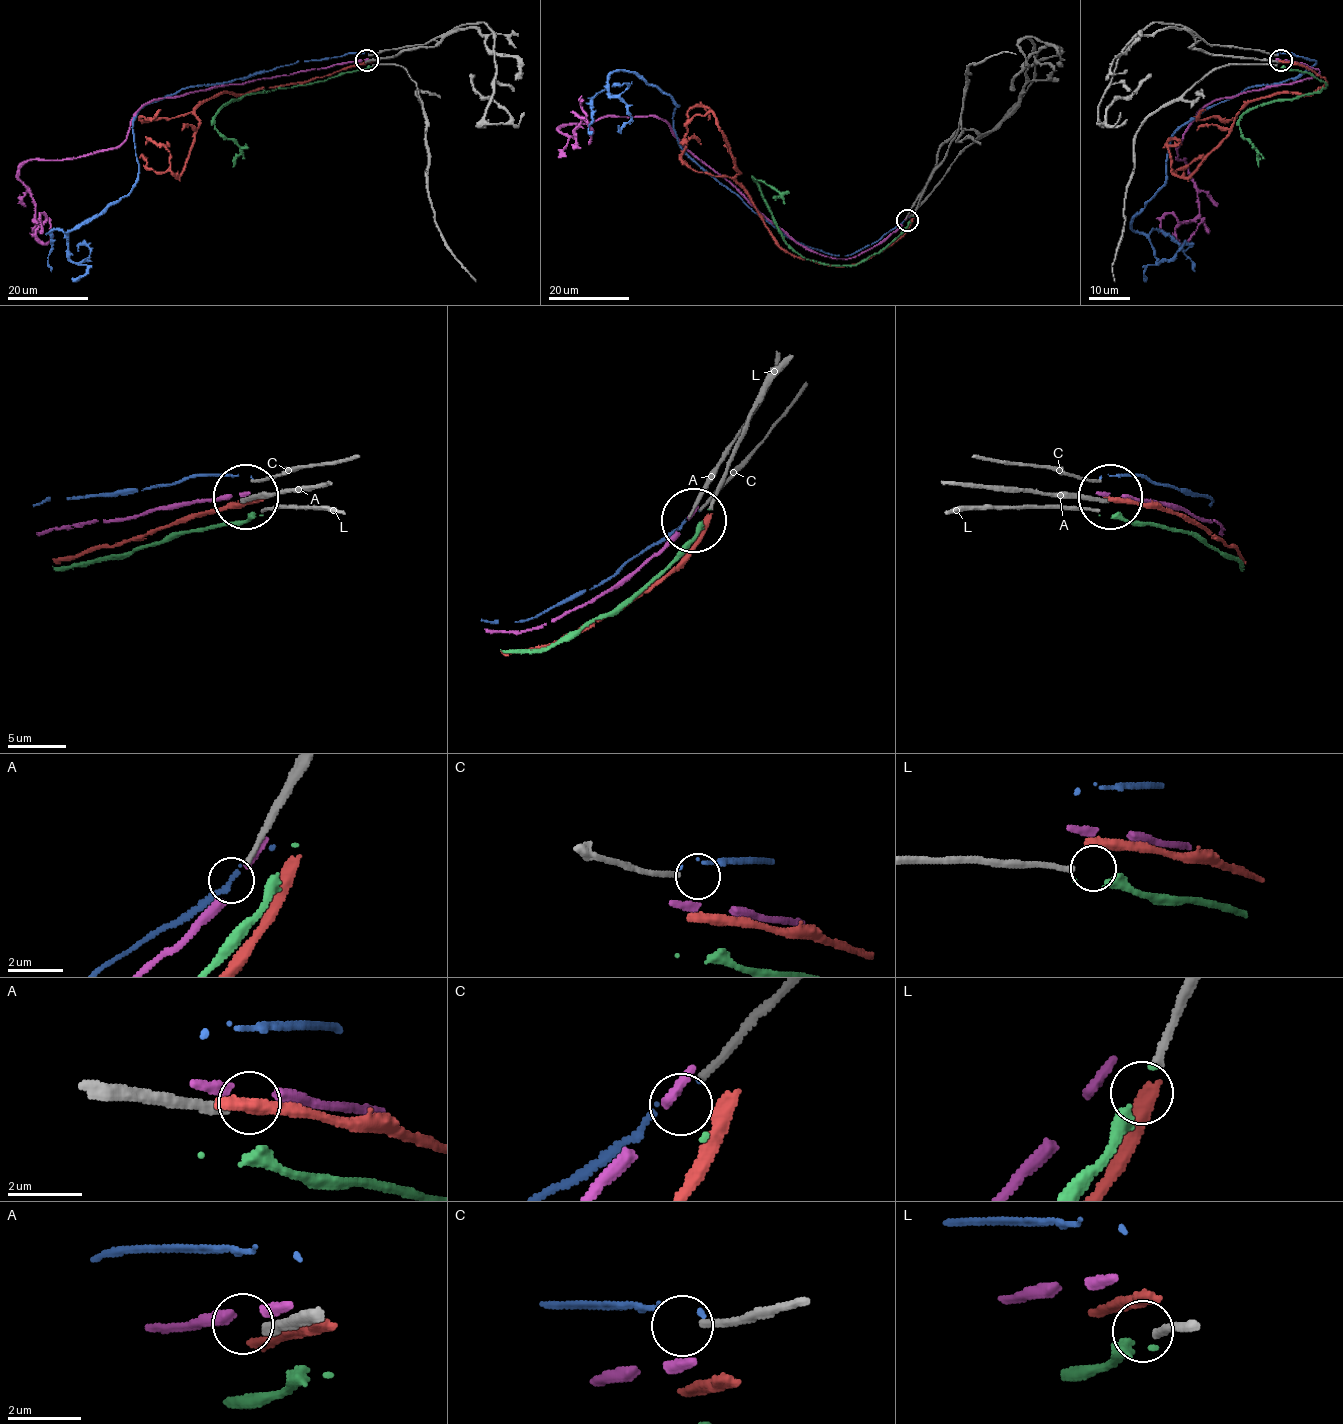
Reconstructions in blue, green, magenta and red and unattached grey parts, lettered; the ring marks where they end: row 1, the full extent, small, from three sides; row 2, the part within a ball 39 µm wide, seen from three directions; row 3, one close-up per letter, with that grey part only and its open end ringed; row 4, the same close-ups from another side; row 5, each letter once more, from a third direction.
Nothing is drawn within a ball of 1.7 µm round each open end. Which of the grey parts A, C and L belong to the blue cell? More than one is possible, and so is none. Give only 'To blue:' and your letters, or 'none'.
To blue: none

